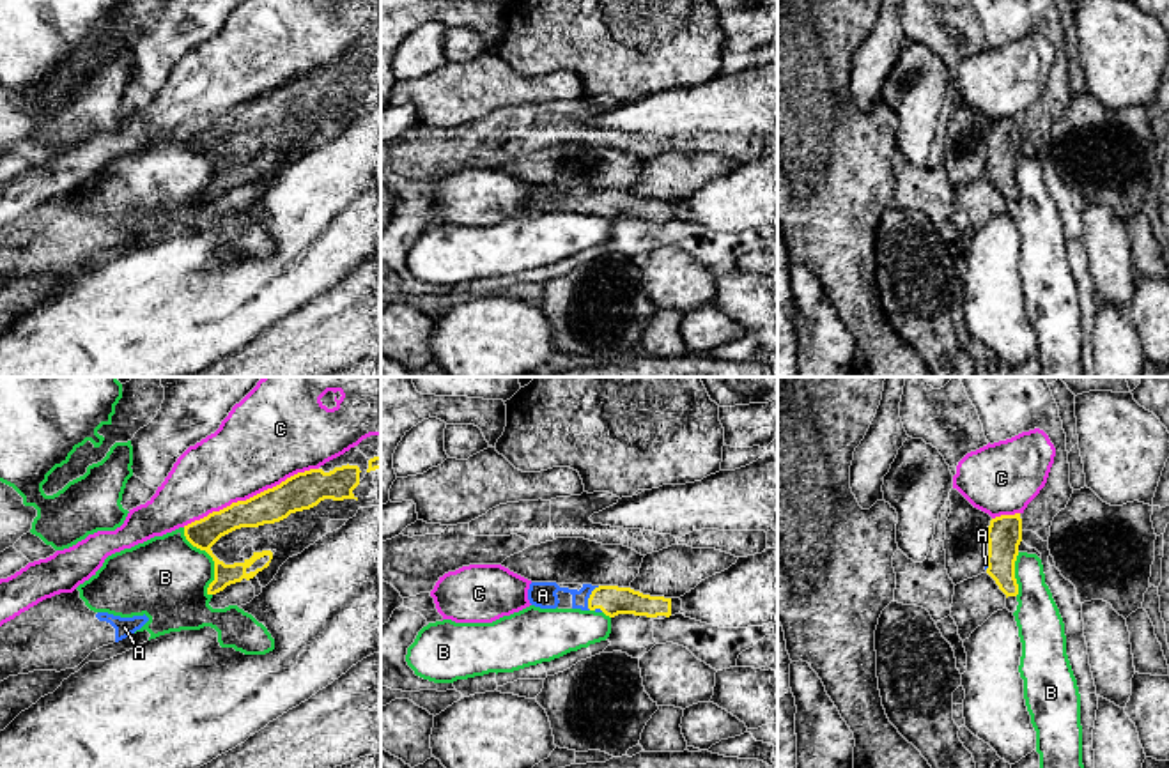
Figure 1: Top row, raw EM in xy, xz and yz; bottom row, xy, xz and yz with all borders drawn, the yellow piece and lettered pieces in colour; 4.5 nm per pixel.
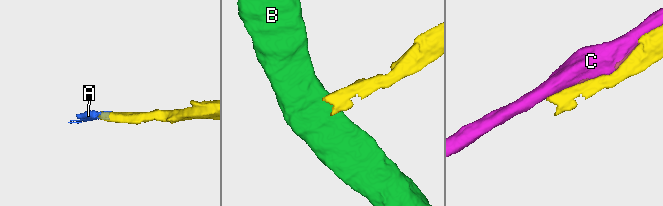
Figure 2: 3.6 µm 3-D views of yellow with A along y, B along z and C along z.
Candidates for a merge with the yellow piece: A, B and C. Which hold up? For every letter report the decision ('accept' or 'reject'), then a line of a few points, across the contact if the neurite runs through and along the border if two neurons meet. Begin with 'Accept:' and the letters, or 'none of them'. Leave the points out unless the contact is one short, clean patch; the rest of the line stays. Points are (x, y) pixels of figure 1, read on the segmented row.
Accept: A
A: accept; line xz (613, 600), (590, 597), (567, 590), (542, 595)
B: reject; line xy (183, 528), (213, 561), (211, 595)
C: reject

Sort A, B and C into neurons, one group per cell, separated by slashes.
A / B / C

